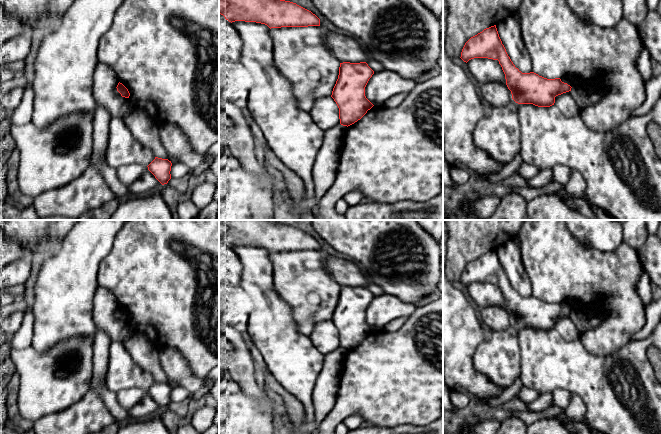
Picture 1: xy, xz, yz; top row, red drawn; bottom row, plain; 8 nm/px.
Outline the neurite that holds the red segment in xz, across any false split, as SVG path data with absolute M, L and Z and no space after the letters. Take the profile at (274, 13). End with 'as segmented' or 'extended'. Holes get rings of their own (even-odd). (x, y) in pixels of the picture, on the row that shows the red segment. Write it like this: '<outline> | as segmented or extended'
M219 0L219 14L229 22L256 22L271 28L320 26L320 19L311 11L285 0Z | as segmented

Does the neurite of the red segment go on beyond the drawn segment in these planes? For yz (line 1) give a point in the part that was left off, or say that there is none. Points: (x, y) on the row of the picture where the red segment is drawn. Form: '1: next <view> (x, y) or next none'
1: next none

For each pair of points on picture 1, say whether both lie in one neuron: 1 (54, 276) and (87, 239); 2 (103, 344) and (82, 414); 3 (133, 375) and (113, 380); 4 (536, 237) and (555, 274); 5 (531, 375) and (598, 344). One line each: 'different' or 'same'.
1: same
2: different
3: same
4: same
5: different

